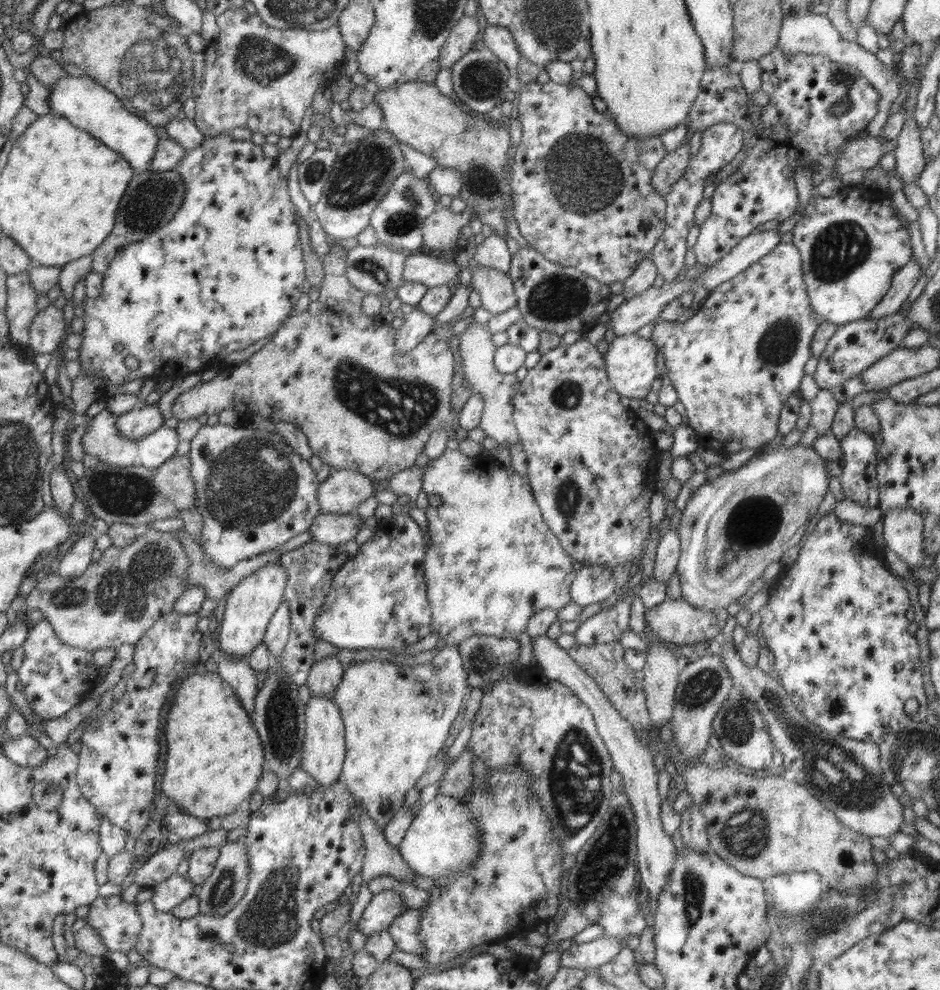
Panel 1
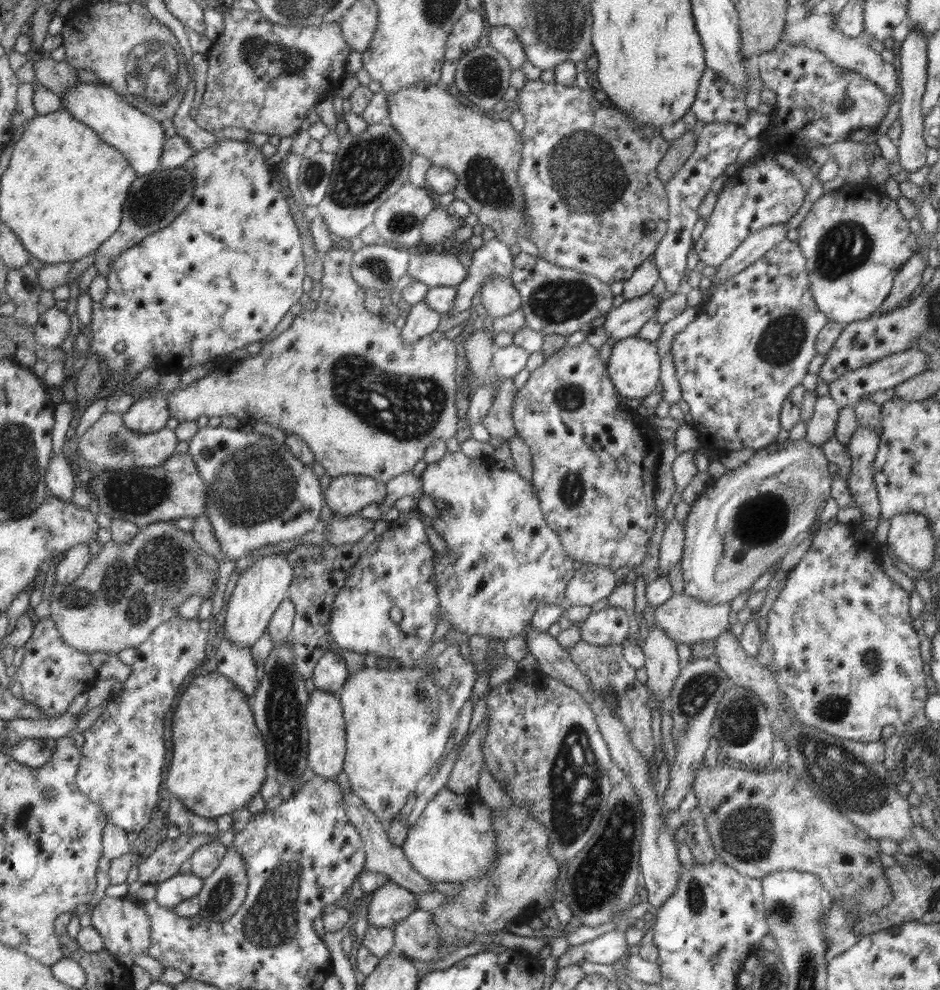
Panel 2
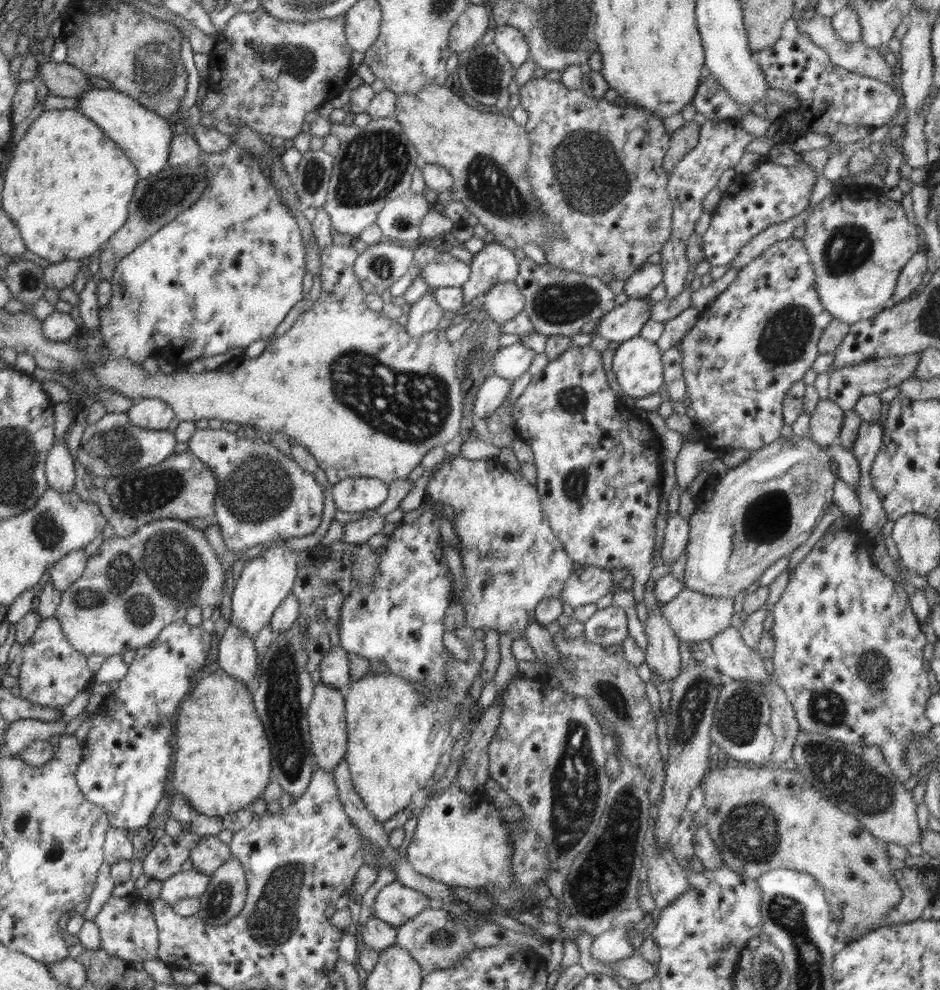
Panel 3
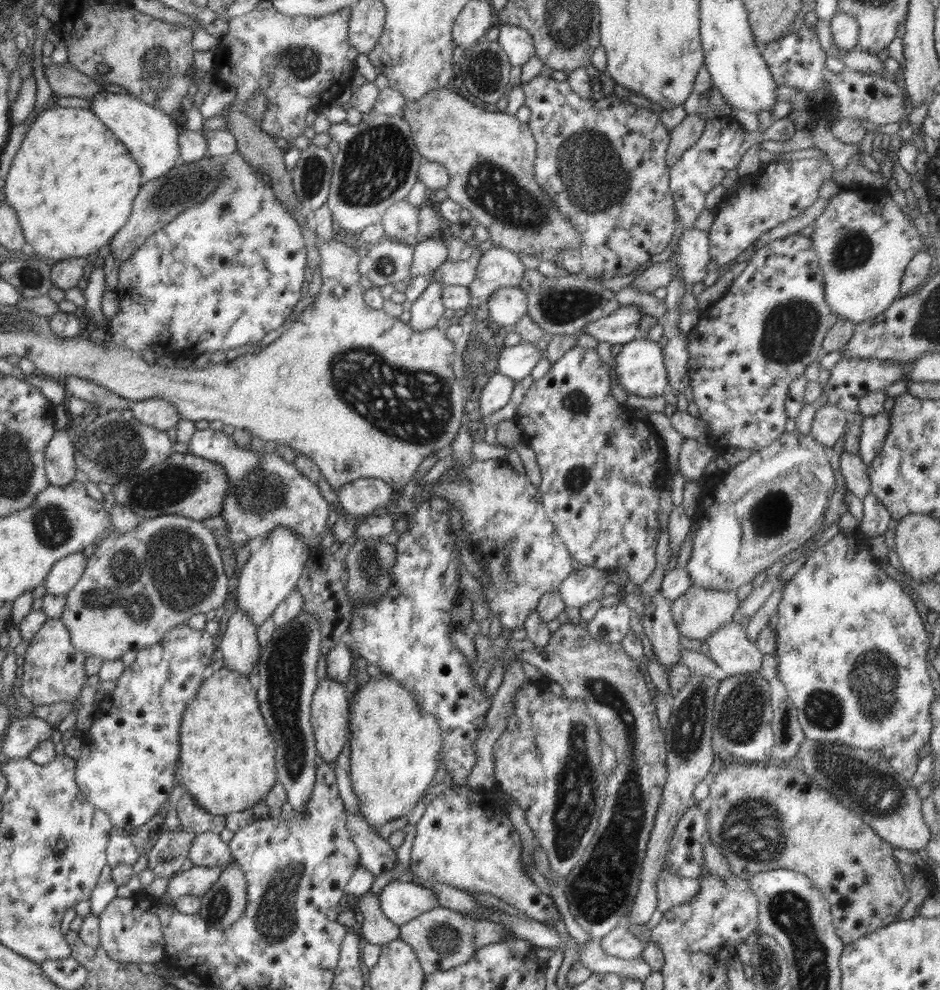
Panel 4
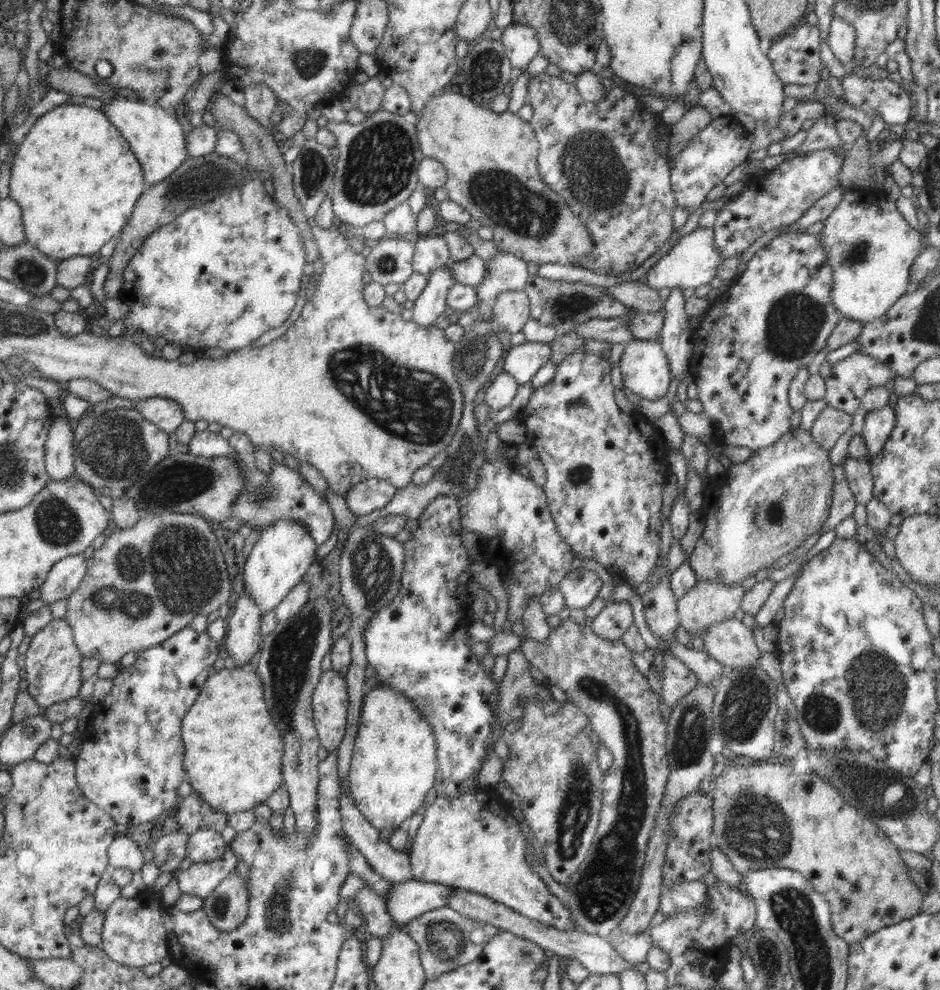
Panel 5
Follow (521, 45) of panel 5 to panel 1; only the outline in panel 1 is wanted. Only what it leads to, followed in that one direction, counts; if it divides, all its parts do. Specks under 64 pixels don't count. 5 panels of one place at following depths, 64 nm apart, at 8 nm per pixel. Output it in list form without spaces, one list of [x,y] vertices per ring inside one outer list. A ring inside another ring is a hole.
[[[488,25],[483,33],[484,46],[488,47],[494,56],[506,63],[510,72],[516,71],[522,55],[514,41],[512,33],[507,28],[498,25]]]

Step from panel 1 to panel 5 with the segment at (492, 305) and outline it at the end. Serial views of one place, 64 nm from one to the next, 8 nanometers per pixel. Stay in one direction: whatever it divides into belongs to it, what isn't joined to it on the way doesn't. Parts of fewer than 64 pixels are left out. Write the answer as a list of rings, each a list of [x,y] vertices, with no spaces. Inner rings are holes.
[[[508,290],[496,296],[493,318],[497,328],[506,330],[511,335],[526,326],[530,316],[529,298],[522,290]]]

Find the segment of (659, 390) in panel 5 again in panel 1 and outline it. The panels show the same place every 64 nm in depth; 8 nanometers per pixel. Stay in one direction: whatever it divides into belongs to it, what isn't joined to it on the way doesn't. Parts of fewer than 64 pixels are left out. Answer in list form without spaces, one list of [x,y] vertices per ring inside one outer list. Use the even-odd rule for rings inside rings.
[[[638,333],[616,336],[608,346],[604,357],[606,374],[614,390],[624,399],[645,398],[651,390],[652,382],[661,376],[656,369],[658,349],[652,339],[640,337]]]

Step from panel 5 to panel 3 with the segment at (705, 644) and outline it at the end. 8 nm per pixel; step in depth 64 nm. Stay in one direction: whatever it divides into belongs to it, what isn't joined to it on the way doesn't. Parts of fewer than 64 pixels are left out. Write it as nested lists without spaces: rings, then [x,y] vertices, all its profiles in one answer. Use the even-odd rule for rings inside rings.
[[[730,626],[722,633],[714,636],[709,642],[712,645],[713,654],[716,656],[715,668],[724,675],[724,679],[746,679],[768,686],[770,676],[768,676],[765,669],[765,662],[756,649],[752,649],[752,647],[744,643],[740,629]]]

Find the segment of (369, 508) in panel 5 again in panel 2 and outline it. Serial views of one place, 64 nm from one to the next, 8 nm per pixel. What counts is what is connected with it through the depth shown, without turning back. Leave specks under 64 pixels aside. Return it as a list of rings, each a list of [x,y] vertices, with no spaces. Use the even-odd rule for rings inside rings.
[[[344,474],[332,478],[323,493],[323,503],[336,515],[355,515],[368,504],[381,504],[386,495],[385,483],[370,476]]]

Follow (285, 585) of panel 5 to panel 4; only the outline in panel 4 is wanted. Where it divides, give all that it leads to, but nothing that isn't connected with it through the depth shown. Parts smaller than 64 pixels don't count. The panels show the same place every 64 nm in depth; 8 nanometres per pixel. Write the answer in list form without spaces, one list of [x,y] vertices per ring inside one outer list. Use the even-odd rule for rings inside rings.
[[[276,527],[262,540],[258,552],[250,554],[239,576],[237,600],[238,607],[251,616],[257,628],[271,617],[273,610],[297,586],[312,548],[306,544],[302,536],[290,531],[290,527]]]

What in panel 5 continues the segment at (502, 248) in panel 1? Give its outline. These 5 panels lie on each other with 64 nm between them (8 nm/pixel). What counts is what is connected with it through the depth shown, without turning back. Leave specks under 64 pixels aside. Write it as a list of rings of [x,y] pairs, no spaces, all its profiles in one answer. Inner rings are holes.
[[[500,251],[496,256],[486,260],[486,267],[488,272],[482,284],[476,286],[478,300],[495,298],[508,290],[524,290],[529,274],[526,263],[521,258]]]

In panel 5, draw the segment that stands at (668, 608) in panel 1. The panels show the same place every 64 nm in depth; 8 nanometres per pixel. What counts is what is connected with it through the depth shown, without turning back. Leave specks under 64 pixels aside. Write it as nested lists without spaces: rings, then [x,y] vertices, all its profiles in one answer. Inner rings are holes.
[[[700,579],[678,600],[679,622],[686,631],[701,637],[706,628],[733,618],[740,609],[745,589],[741,584],[721,584]]]

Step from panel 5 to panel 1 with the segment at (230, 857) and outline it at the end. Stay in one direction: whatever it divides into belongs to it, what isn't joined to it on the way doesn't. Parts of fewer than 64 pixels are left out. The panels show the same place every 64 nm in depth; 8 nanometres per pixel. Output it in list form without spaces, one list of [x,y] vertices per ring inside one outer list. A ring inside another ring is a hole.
[[[174,874],[157,885],[152,885],[152,889],[151,901],[156,910],[168,912],[185,898],[195,895],[198,886],[190,877],[184,878],[184,876]]]

